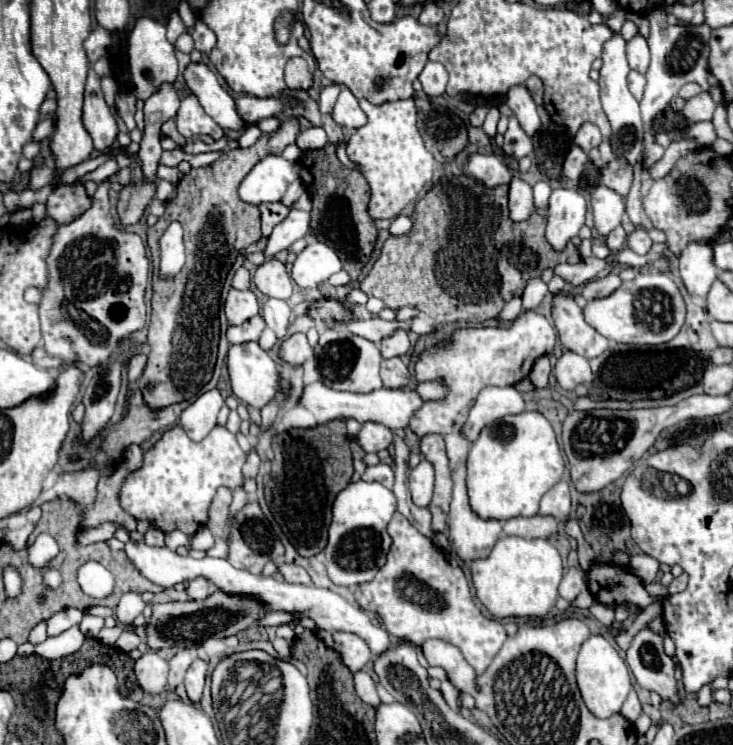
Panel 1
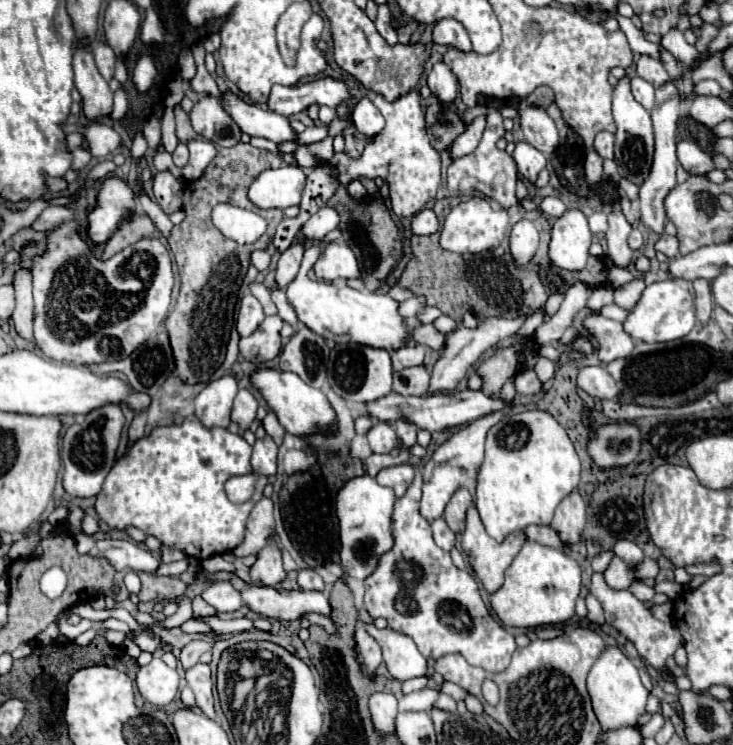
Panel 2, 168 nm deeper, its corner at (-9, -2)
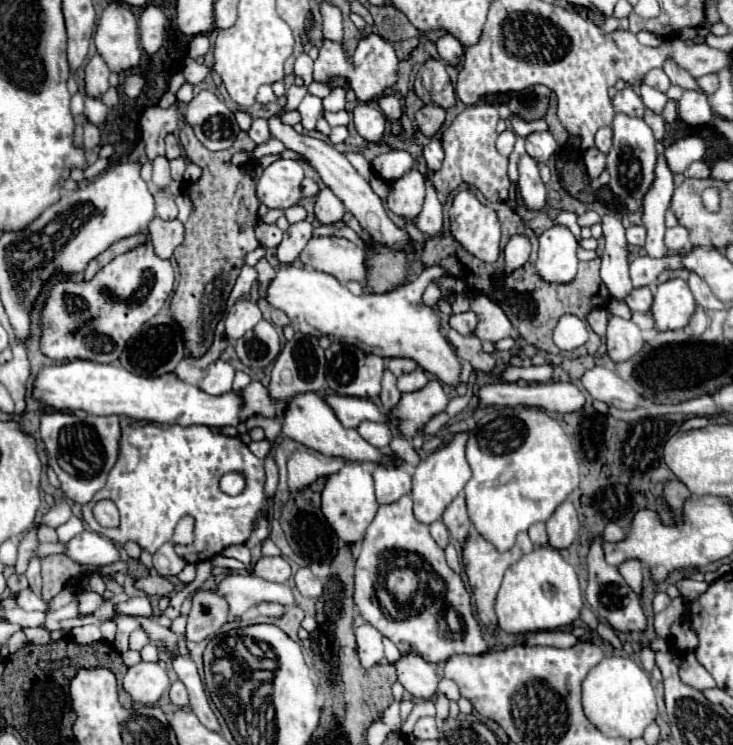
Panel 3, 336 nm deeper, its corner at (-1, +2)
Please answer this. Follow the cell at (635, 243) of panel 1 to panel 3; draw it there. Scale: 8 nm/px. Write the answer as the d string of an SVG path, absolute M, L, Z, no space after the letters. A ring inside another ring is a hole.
M675 226L675 228L667 228L665 232L665 246L675 252L675 250L681 250L685 246L689 246L689 240L687 240L687 230L683 226Z

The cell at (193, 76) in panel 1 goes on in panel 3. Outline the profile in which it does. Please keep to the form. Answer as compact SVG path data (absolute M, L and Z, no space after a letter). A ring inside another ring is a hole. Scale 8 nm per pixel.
M271 116L271 118L267 118L267 122L269 122L269 132L271 132L271 136L277 138L277 140L281 140L287 150L293 150L293 152L297 152L297 154L301 154L301 156L305 158L305 162L321 176L323 184L345 204L345 210L349 210L349 212L359 220L361 228L363 228L375 242L385 244L385 246L393 248L393 250L399 250L399 248L403 250L403 248L407 248L407 246L411 244L409 234L407 234L403 228L399 228L395 222L391 222L391 218L387 216L387 212L385 212L385 208L383 208L381 198L371 190L369 182L357 174L357 170L347 162L347 158L343 158L341 152L337 152L337 150L335 150L333 146L329 146L327 142L317 140L317 138L305 134L305 132L303 132L303 134L295 132L293 126L283 124L279 116Z

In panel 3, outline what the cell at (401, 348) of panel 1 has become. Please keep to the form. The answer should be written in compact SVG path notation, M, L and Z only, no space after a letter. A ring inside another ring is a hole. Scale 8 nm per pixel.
M389 358L389 360L387 360L387 368L389 368L395 376L399 376L399 374L417 370L419 364L417 364L415 360L409 360L409 358Z

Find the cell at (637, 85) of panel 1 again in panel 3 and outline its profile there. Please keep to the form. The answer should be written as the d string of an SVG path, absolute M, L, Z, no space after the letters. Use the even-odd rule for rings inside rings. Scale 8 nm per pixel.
M629 84L615 94L615 98L613 98L613 108L619 110L619 112L631 114L631 116L643 116L643 114L645 114L645 106L643 106L641 96L639 96L637 90L635 90L633 86L629 86Z

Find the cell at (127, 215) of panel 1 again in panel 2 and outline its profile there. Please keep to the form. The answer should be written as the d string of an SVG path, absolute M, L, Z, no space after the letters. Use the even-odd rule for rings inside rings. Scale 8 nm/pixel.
M135 214L131 220L123 222L119 226L119 230L115 232L115 236L105 244L103 260L111 258L113 254L125 250L127 246L139 242L141 238L153 238L153 236L155 236L155 224L151 222L151 218Z

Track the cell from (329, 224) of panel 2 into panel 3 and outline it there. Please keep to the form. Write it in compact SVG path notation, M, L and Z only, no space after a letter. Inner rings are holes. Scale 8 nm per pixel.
M323 188L315 202L315 220L321 224L333 224L343 220L343 214L345 214L345 206L339 202L339 198L335 198L331 190Z

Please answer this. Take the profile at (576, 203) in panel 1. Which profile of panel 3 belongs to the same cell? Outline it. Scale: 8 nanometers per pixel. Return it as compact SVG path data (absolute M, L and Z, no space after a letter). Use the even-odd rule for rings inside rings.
M555 224L539 236L537 272L547 282L571 282L577 274L579 240L567 226Z

